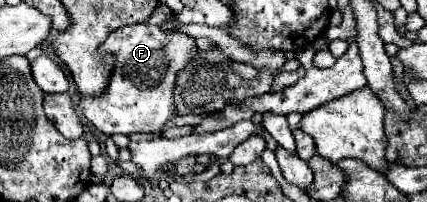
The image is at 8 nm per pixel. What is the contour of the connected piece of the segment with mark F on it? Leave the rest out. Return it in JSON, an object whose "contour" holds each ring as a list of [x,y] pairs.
{"contour":[[[132,24],[110,32],[102,44],[102,52],[116,56],[116,66],[106,92],[98,98],[80,96],[84,116],[104,134],[162,134],[166,124],[178,116],[174,104],[174,86],[178,72],[198,58],[198,48],[192,36],[164,32],[152,24]]]}

